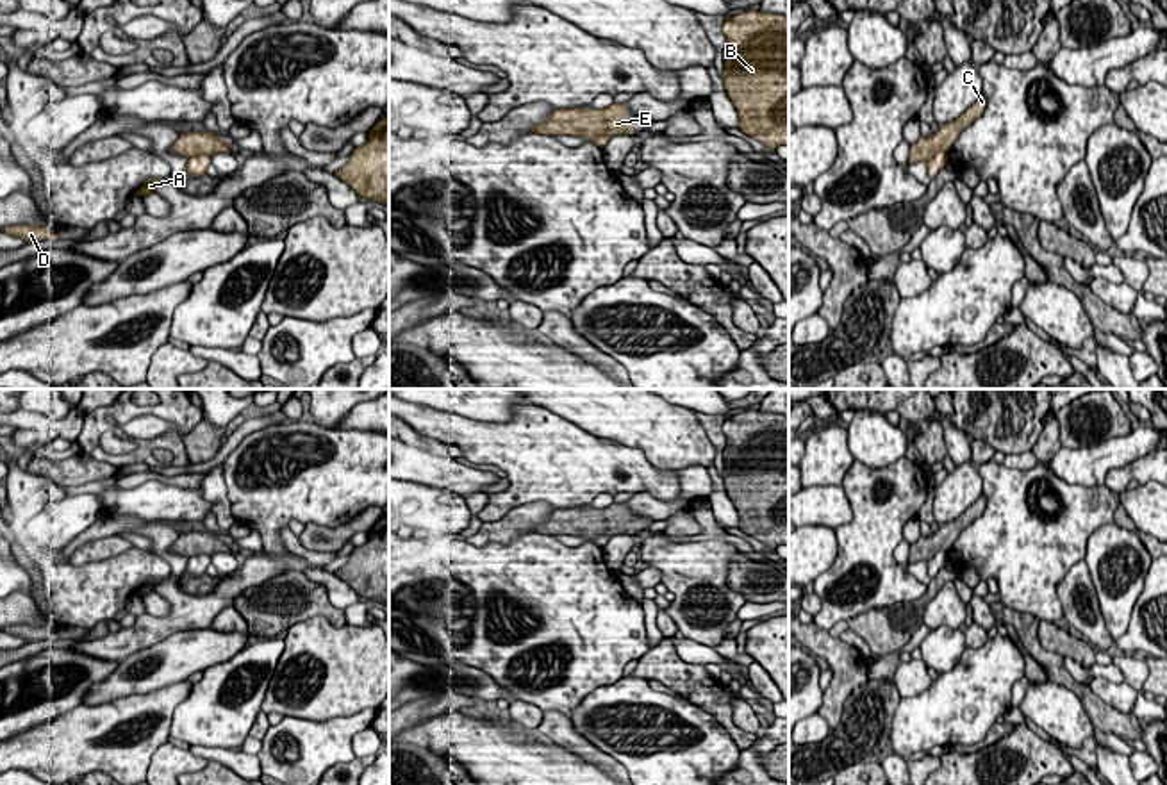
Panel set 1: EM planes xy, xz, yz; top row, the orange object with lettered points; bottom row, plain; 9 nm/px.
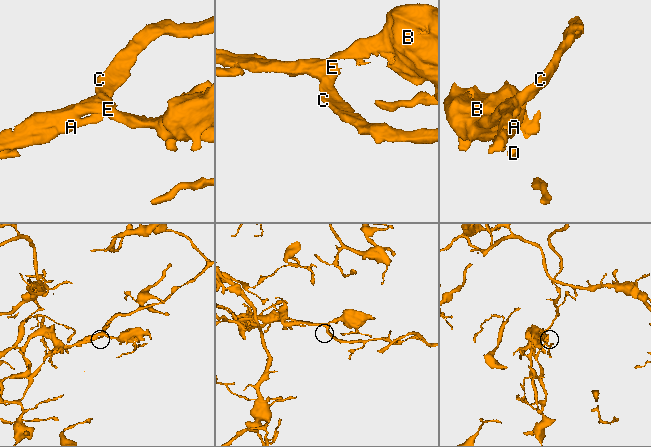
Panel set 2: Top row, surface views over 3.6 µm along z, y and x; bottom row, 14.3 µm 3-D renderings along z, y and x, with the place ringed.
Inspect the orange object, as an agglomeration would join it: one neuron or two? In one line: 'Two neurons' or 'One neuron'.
Two neurons

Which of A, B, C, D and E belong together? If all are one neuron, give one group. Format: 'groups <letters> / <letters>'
groups A / B C D E

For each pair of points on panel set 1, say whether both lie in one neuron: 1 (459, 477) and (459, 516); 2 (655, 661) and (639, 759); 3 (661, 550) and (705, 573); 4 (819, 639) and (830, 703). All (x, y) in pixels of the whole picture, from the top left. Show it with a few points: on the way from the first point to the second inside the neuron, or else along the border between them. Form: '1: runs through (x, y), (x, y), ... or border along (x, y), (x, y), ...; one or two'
1: border along (420, 482), (454, 491), (463, 498); two
2: border along (630, 675), (648, 682); two
3: runs through (671, 559), (695, 571); one
4: runs through (835, 655), (839, 659), (839, 687); one

